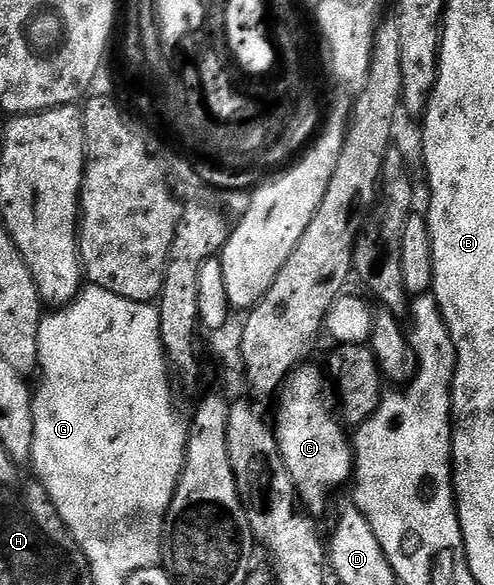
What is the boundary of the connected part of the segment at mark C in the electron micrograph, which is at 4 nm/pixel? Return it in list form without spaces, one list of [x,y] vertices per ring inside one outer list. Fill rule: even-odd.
[[[304,362],[288,376],[283,383],[279,400],[279,413],[276,414],[273,431],[279,441],[279,453],[283,456],[285,466],[299,491],[300,501],[308,513],[320,514],[327,508],[327,495],[331,488],[339,488],[352,479],[355,470],[355,453],[352,441],[346,436],[344,425],[331,413],[331,404],[327,401],[327,380],[323,372],[312,362]]]

